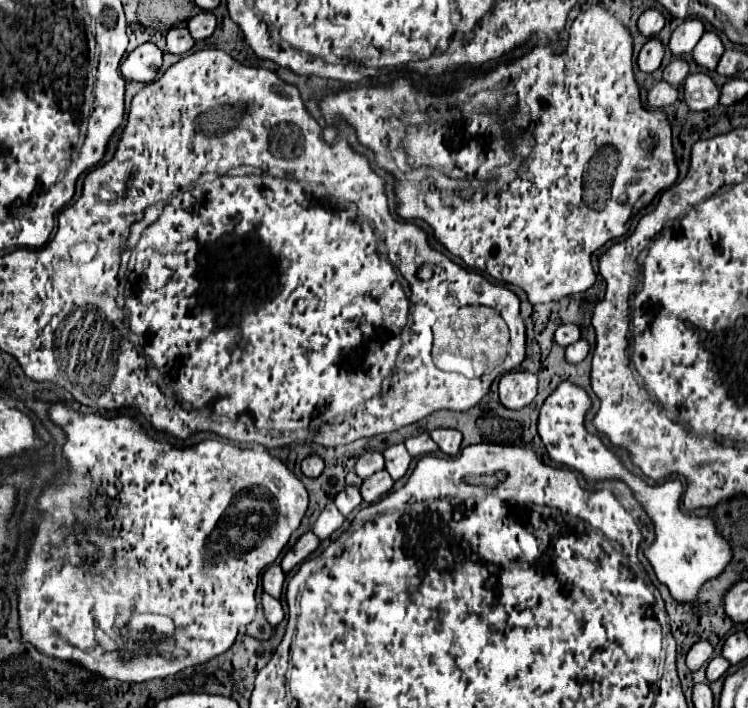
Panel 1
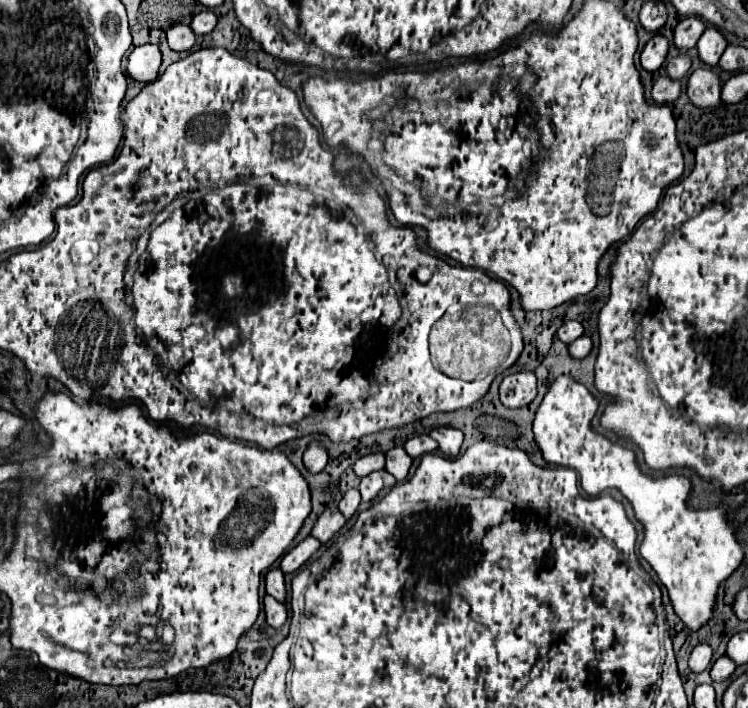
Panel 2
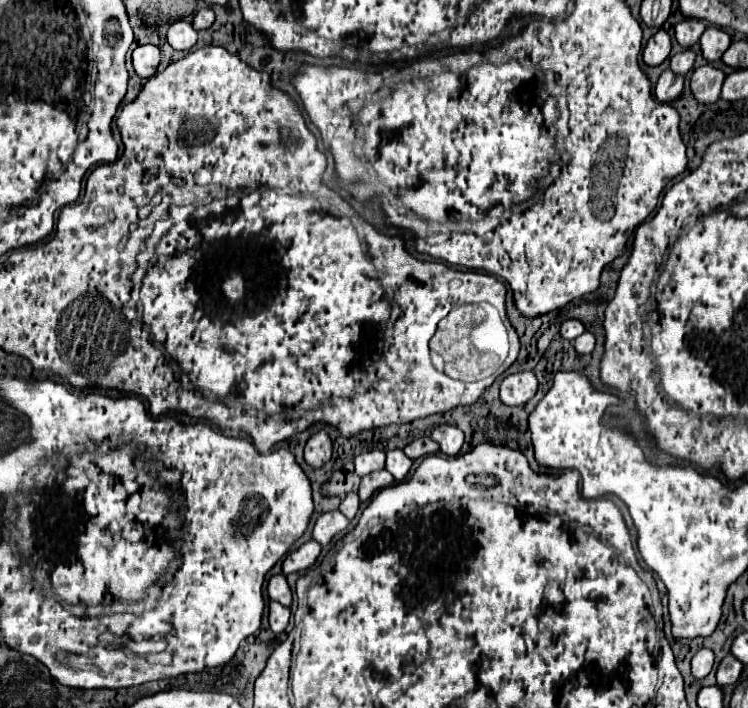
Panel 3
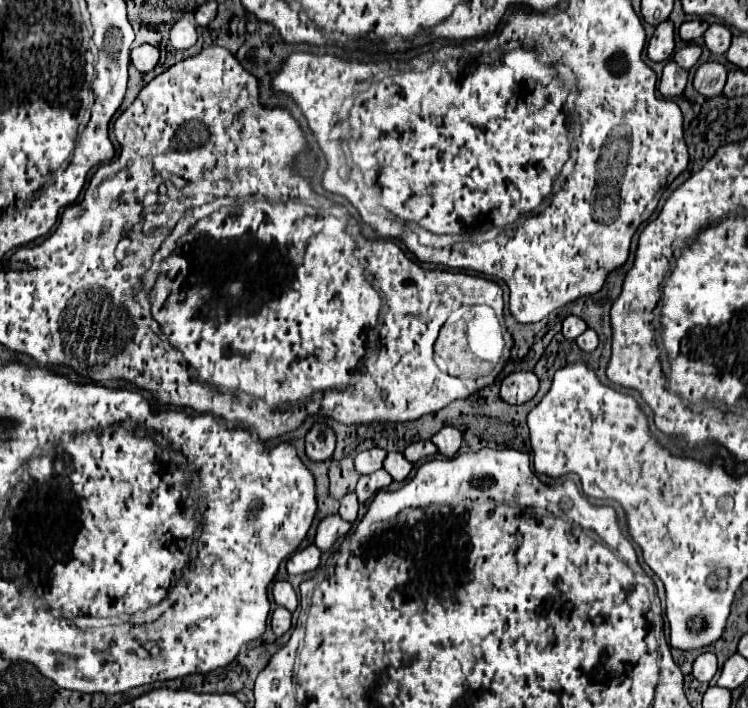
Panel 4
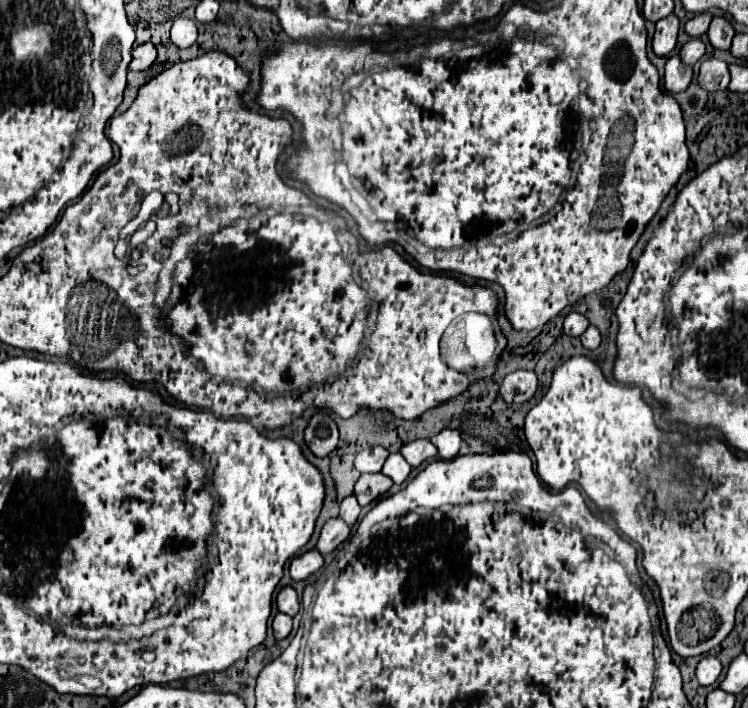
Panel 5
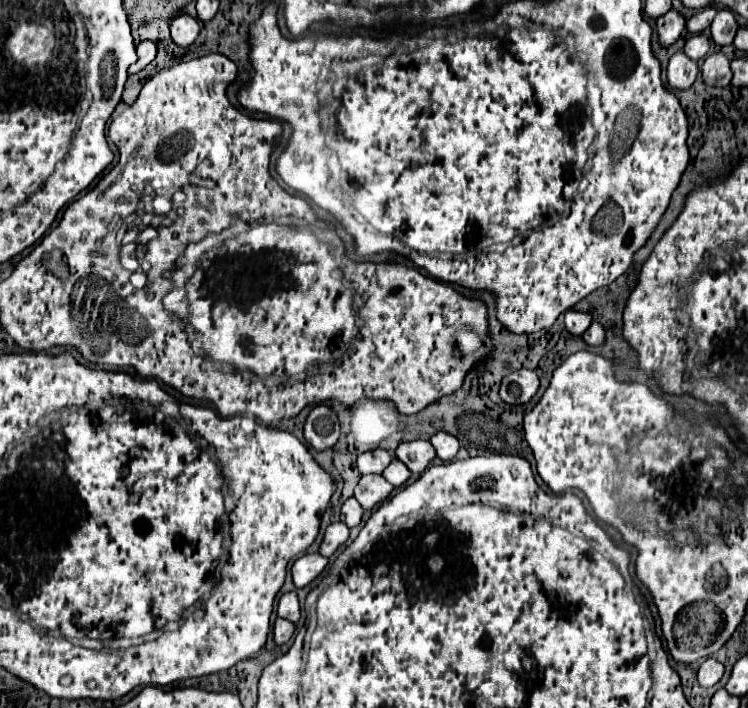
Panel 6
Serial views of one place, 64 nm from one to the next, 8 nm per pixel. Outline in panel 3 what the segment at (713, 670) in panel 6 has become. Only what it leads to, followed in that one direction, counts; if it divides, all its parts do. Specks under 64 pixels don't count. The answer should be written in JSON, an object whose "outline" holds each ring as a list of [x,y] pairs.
{"outline":[[[700,648],[692,658],[692,674],[694,678],[704,678],[714,664],[714,652],[710,648]]]}

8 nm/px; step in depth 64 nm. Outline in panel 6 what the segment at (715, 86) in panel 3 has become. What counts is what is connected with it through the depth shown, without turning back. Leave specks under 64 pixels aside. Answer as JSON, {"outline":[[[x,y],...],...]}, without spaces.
{"outline":[[[712,54],[702,64],[702,80],[706,86],[728,86],[732,80],[730,60],[724,54]]]}

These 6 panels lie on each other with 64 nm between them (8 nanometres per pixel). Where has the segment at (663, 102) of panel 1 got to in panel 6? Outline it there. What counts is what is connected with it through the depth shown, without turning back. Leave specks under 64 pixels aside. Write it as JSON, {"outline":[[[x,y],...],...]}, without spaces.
{"outline":[[[676,52],[668,62],[668,86],[674,90],[686,90],[698,76],[698,64],[684,52]]]}

